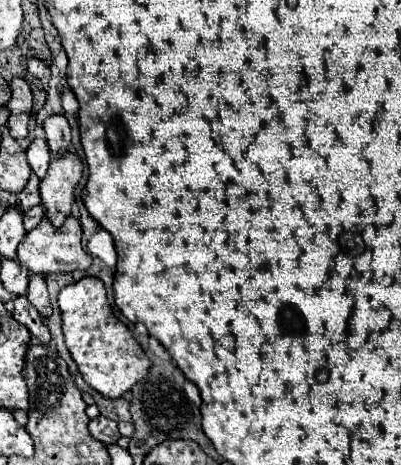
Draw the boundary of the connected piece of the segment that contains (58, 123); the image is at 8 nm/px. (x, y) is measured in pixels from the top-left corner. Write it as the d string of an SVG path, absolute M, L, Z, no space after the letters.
M52 115L44 121L44 131L48 139L48 147L52 157L58 159L60 155L70 151L70 125L62 115Z

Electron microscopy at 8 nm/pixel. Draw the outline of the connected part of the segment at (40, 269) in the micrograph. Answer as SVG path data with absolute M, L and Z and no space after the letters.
M44 217L40 225L24 235L24 241L18 245L18 261L32 273L50 275L50 273L70 273L76 269L88 269L92 257L82 249L82 227L76 217L68 217L62 229L54 229Z

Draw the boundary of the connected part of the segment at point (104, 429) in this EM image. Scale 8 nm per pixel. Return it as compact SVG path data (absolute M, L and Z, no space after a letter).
M98 415L96 419L90 421L88 425L90 429L90 435L98 441L102 441L104 445L110 445L110 443L116 443L120 439L120 433L118 433L118 423L116 421L110 421L102 415Z

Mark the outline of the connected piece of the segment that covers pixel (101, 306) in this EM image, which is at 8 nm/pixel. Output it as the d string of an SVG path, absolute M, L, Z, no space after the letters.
M84 277L60 291L58 305L62 309L62 331L68 351L76 361L84 381L108 399L118 399L148 375L152 367L132 331L118 321L106 297L104 283L98 277Z

